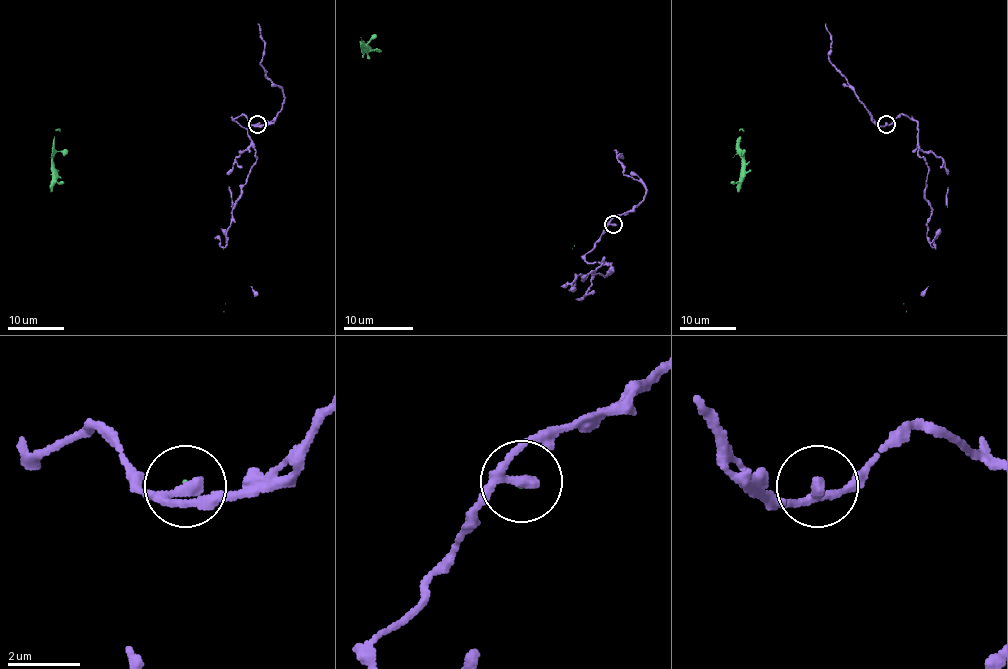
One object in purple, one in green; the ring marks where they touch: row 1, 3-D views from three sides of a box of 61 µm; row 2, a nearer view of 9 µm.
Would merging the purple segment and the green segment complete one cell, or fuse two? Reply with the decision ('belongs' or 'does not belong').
does not belong

